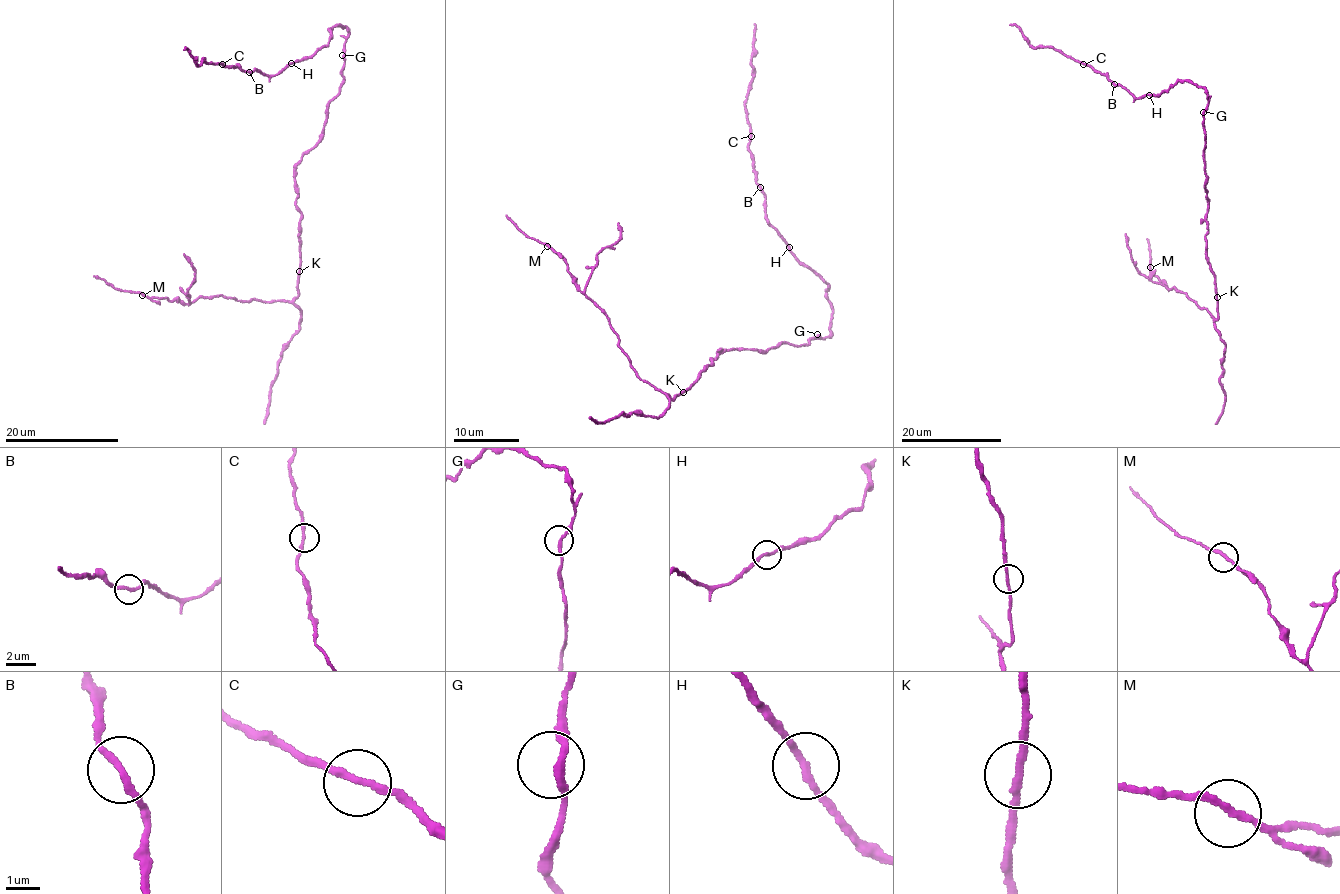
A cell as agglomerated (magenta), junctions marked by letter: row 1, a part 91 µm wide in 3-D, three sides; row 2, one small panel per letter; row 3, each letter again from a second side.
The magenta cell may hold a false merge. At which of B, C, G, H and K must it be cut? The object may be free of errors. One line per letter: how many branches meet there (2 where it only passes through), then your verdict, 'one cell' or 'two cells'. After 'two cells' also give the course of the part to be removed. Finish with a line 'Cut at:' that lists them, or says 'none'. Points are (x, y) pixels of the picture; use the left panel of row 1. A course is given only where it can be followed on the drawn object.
B: 2 branches meet; one cell
C: 2 branches meet; one cell
G: 2 branches meet; one cell
H: 2 branches meet; one cell
K: 2 branches meet; one cell
Cut at: none

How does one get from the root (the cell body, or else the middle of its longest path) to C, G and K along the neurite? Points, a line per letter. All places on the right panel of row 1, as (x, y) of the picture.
C: (1206, 174), (1203, 110), (1208, 98), (1205, 88), (1191, 82), (1177, 81), (1159, 95), (1135, 98), (1083, 64)
G: (1206, 174), (1203, 112)
K: (1206, 174), (1208, 201), (1208, 232), (1205, 236), (1206, 259), (1214, 275), (1217, 297)

